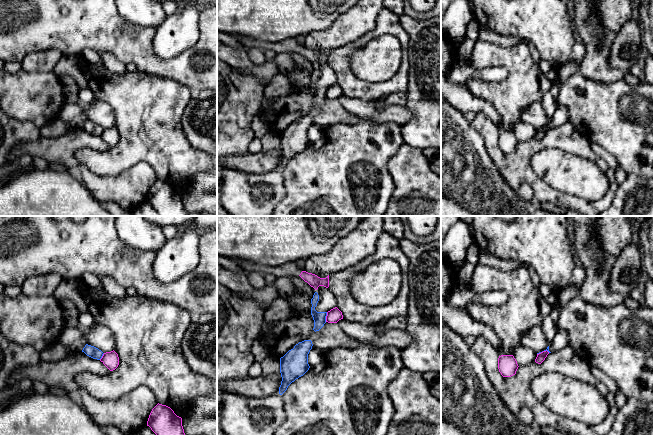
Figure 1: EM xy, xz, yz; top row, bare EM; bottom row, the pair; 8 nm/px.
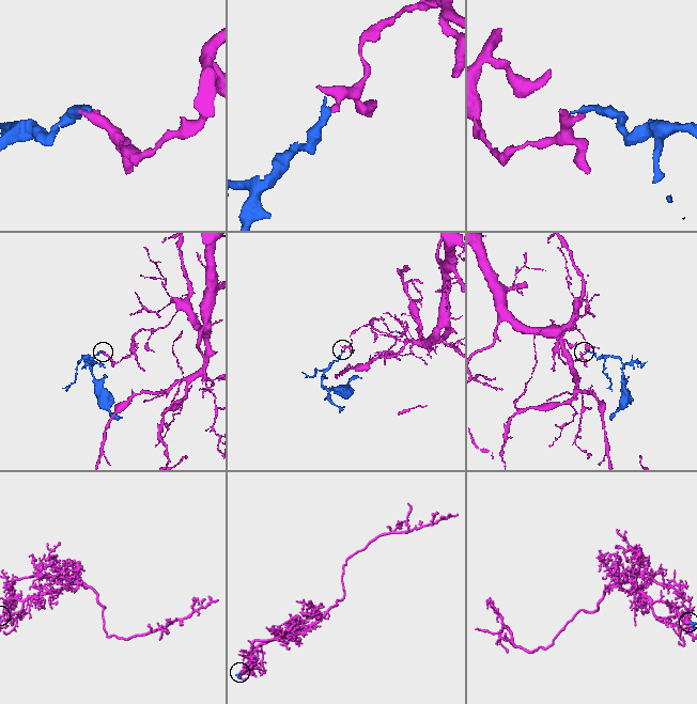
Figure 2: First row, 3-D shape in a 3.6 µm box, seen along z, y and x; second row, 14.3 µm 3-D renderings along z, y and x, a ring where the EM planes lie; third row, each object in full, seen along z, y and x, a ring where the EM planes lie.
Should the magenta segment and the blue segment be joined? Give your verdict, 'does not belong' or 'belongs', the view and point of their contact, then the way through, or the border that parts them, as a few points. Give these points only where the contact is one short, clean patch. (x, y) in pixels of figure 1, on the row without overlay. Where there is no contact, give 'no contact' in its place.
does not belong; contact xz (326, 93); border xz (327, 88), (325, 97)

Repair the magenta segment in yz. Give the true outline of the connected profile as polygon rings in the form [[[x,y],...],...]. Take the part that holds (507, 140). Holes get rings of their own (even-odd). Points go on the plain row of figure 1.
[[[501,131],[498,134],[498,145],[503,153],[511,153],[516,150],[518,140],[513,131]]]

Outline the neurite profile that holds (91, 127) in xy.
[[[86,120],[85,123],[83,124],[82,128],[84,128],[87,132],[100,136],[103,132],[103,128],[99,126],[98,124]]]

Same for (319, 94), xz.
[[[319,62],[311,75],[311,80],[311,91],[314,96],[313,106],[316,108],[326,99],[327,88],[337,82],[337,75],[328,64]]]

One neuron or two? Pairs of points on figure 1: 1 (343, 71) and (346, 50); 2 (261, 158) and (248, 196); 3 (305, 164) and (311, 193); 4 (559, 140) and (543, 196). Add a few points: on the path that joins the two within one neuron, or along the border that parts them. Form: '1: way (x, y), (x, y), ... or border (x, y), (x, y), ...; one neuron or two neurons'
1: way (343, 66), (343, 55); one neuron
2: border (278, 168), (265, 172), (240, 172), (233, 170); two neurons
3: way (309, 171), (309, 184), (311, 186); one neuron
4: way (541, 144), (526, 155), (526, 173), (531, 178); one neuron

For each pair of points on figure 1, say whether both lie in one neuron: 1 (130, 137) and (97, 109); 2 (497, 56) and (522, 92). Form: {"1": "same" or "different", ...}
{"1": "different", "2": "same"}

